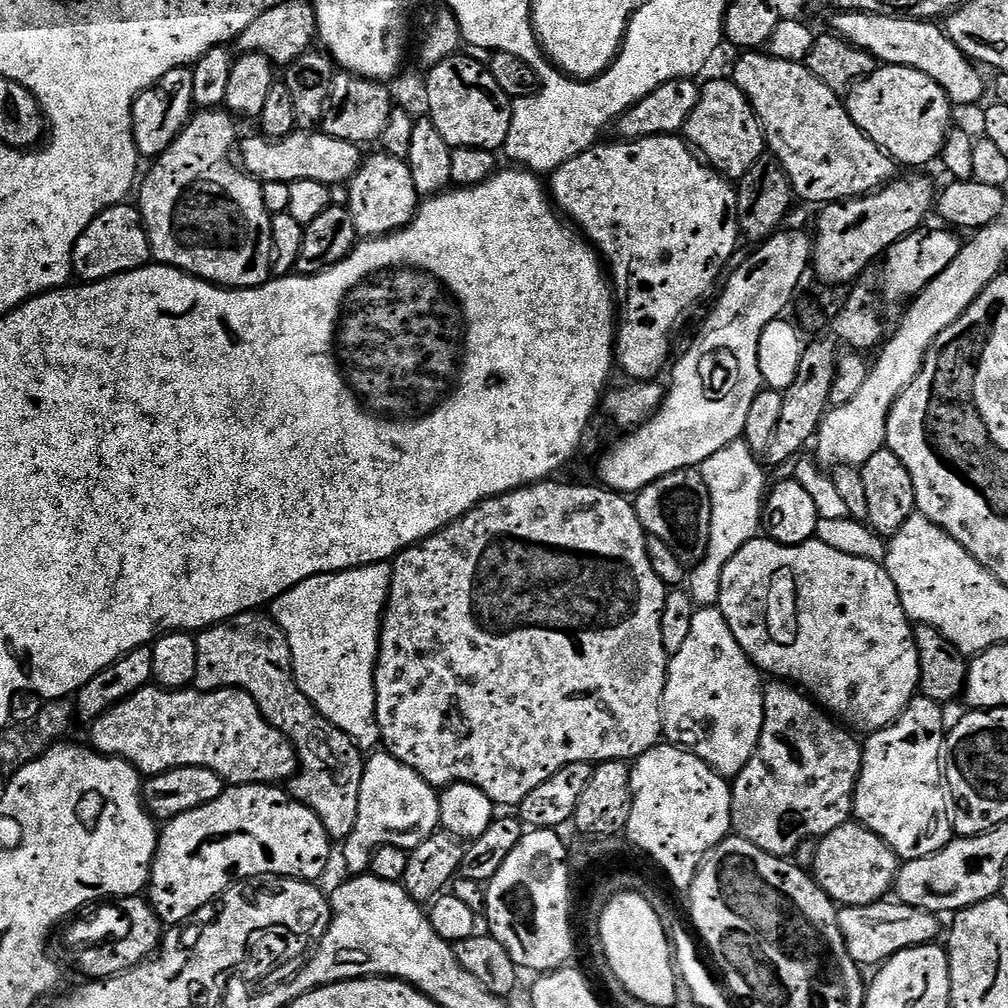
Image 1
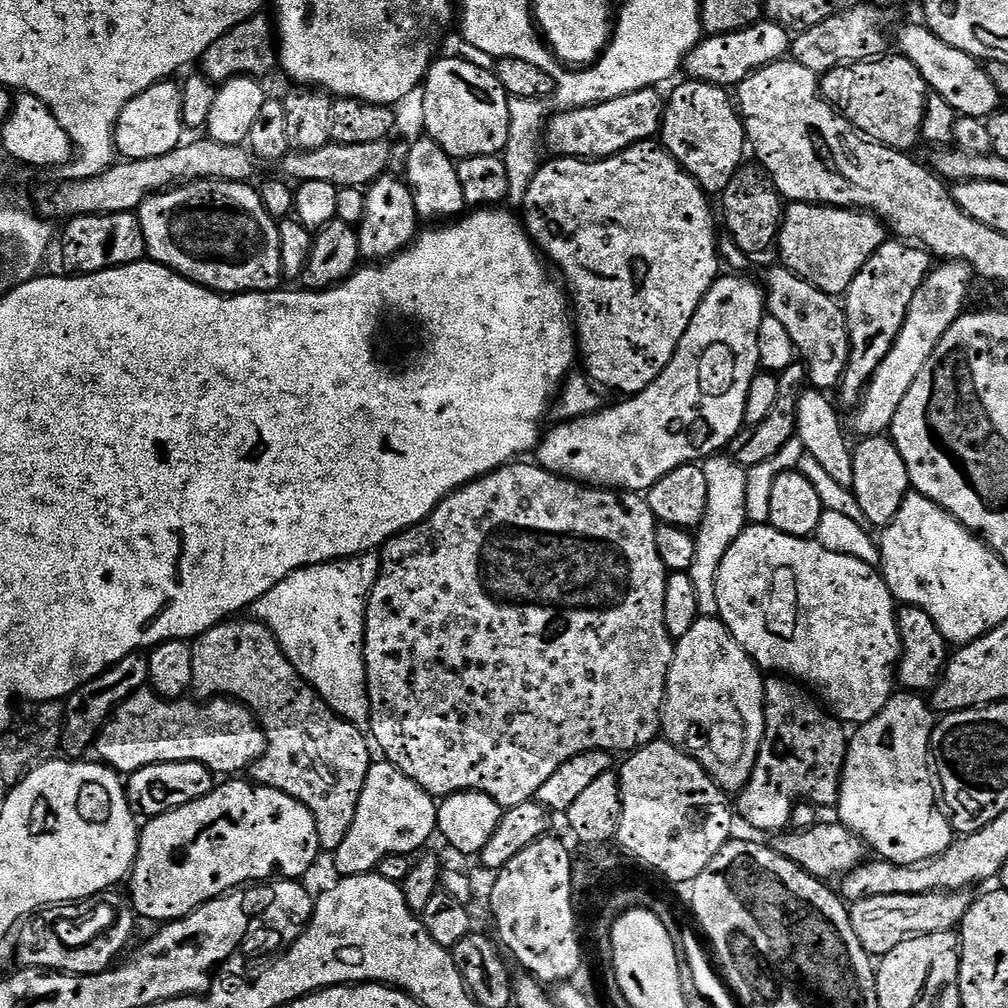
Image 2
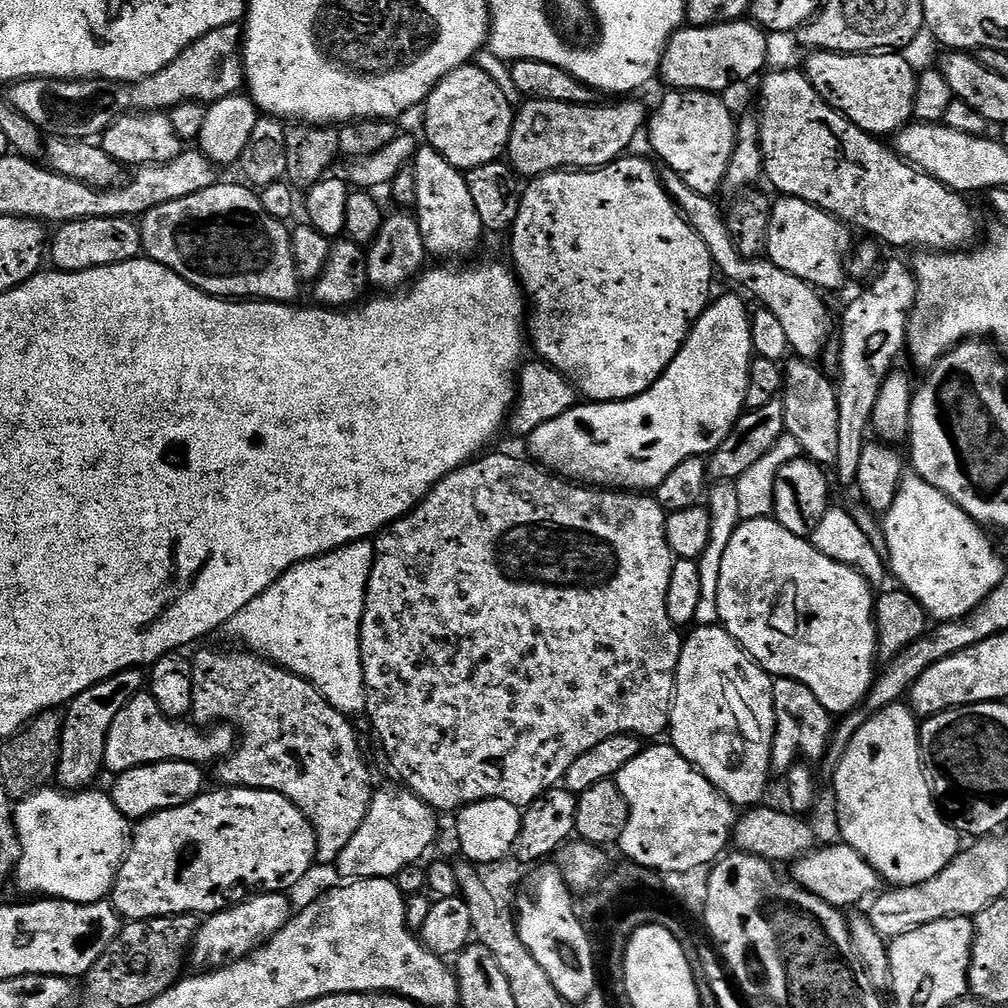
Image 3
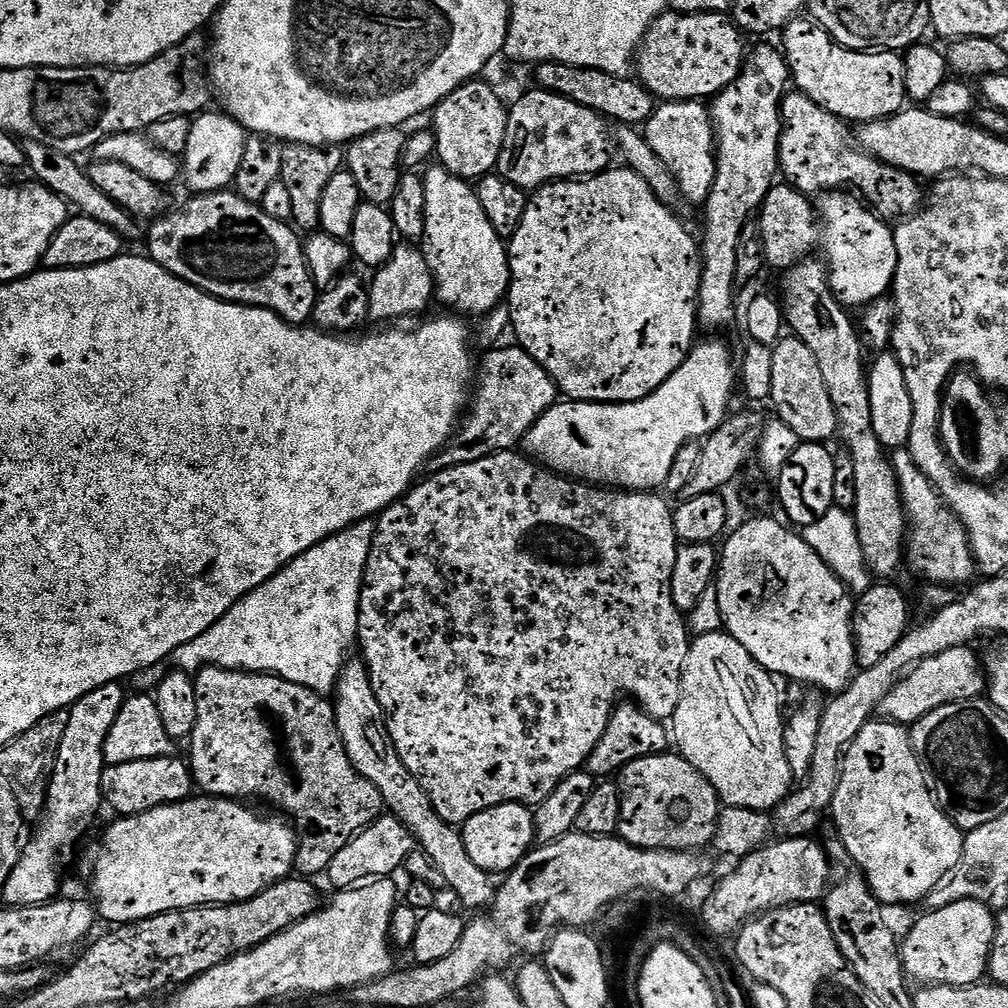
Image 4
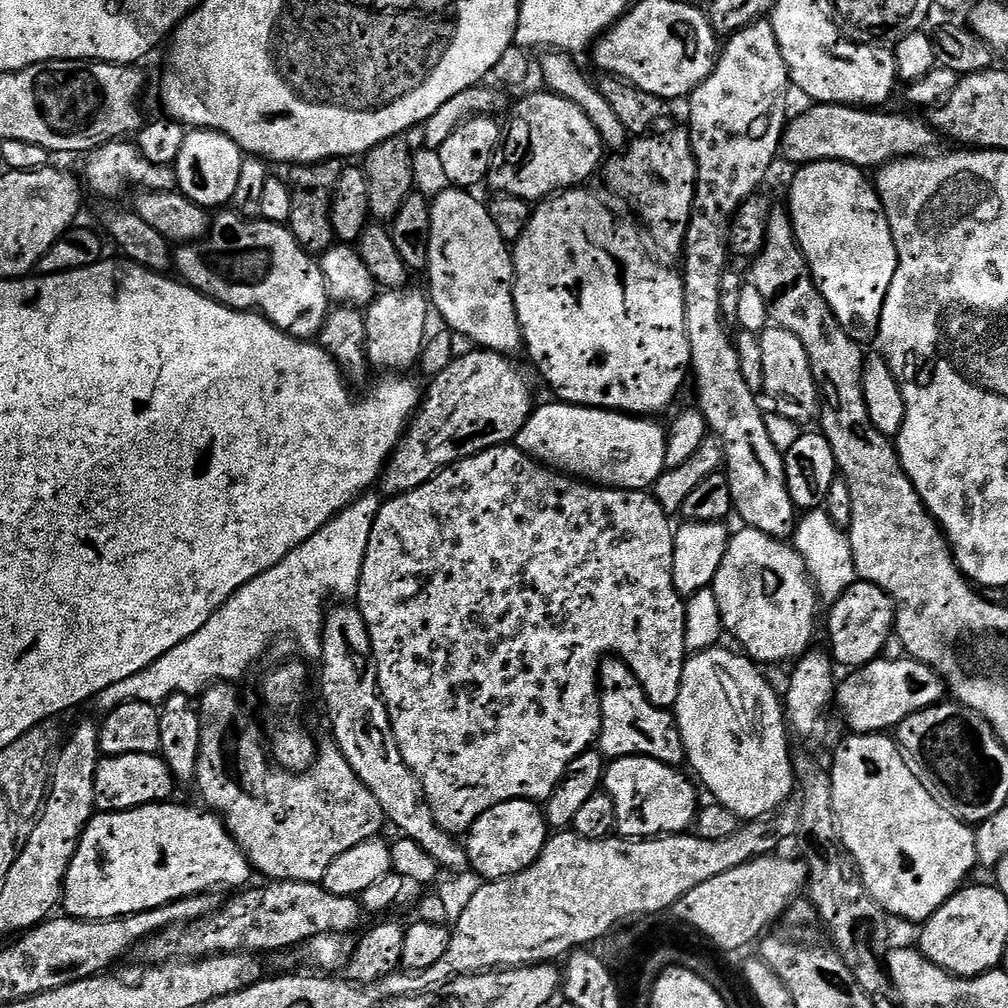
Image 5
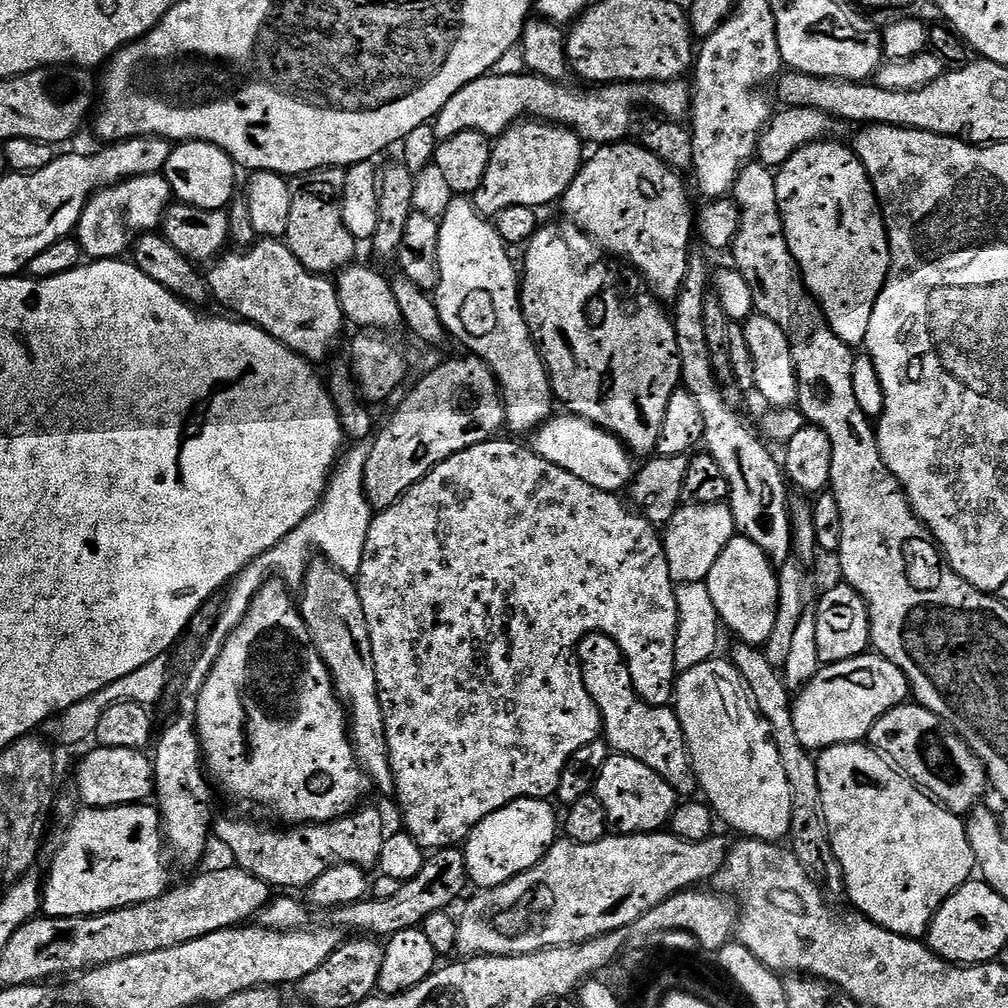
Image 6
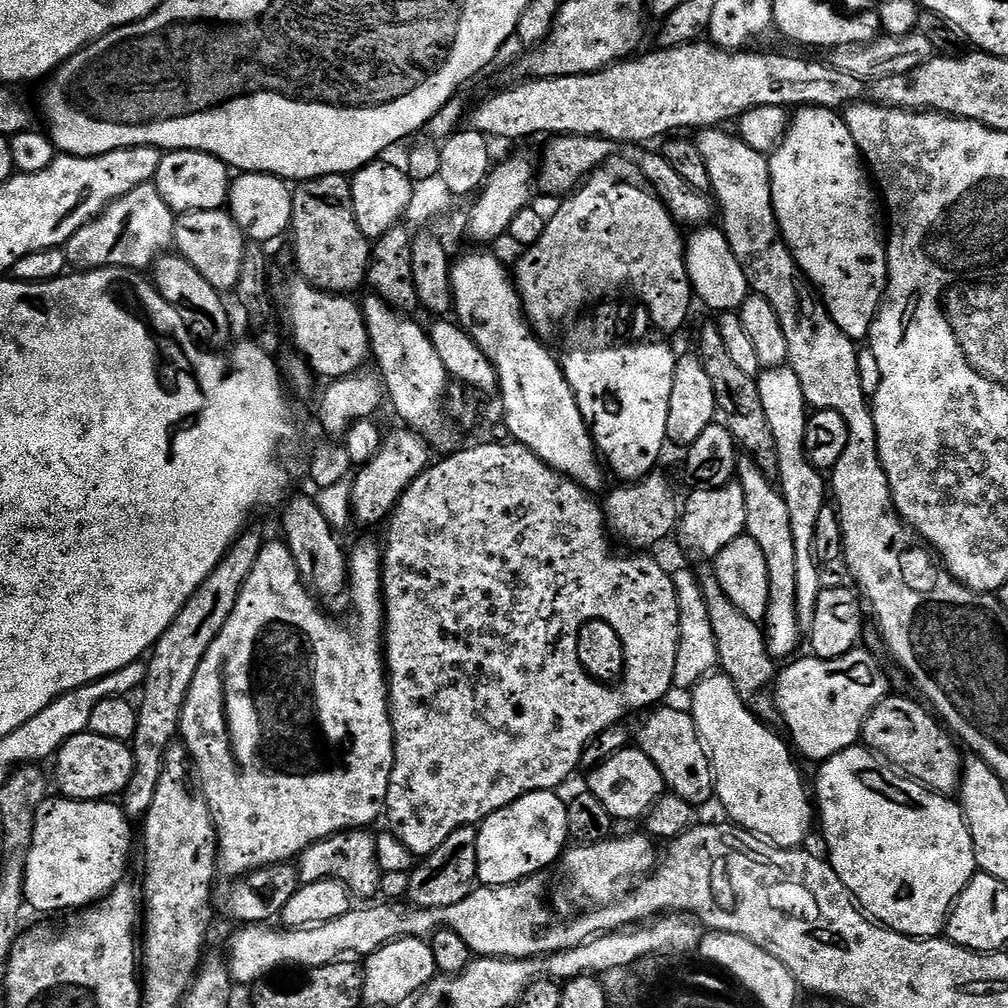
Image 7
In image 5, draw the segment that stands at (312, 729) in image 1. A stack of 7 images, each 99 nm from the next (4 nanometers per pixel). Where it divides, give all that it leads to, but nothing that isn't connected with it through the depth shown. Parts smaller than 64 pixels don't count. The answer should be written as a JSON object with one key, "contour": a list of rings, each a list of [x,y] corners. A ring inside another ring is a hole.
{"contour":[[[228,682],[218,684],[209,684],[208,689],[203,692],[198,700],[198,711],[200,713],[200,724],[202,726],[202,742],[198,750],[198,770],[194,781],[194,788],[200,791],[200,796],[204,799],[203,807],[207,811],[217,815],[228,827],[228,832],[236,839],[236,844],[244,852],[244,857],[248,863],[252,865],[257,873],[260,872],[269,881],[274,880],[293,880],[294,882],[310,882],[311,884],[319,884],[323,881],[326,870],[330,870],[330,866],[338,858],[342,858],[342,854],[346,854],[346,850],[354,850],[354,846],[362,846],[362,842],[377,839],[381,835],[380,831],[386,828],[384,811],[382,806],[378,806],[378,798],[374,798],[374,794],[370,794],[370,790],[361,782],[354,774],[354,770],[350,766],[350,762],[346,762],[346,758],[342,754],[342,750],[336,745],[335,740],[325,739],[325,744],[319,745],[316,759],[312,765],[305,771],[297,774],[291,770],[281,770],[279,767],[272,766],[268,769],[270,760],[269,753],[266,751],[266,744],[260,741],[260,728],[252,721],[252,716],[248,712],[244,712],[244,704],[240,701],[240,696],[235,692],[233,685]]]}

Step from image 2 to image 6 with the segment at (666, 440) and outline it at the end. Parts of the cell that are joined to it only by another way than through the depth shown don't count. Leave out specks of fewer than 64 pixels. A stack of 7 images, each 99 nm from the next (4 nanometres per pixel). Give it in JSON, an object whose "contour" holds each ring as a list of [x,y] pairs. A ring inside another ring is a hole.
{"contour":[[[571,414],[553,415],[545,424],[541,424],[530,436],[530,447],[546,462],[554,466],[562,466],[574,478],[582,478],[582,482],[590,482],[598,490],[623,493],[631,485],[634,475],[633,453],[612,432],[599,428],[581,416]]]}

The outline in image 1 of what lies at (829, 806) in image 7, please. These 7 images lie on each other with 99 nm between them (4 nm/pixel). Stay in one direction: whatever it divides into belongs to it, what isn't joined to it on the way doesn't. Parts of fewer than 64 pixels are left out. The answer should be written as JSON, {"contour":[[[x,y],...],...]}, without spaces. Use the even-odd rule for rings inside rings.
{"contour":[[[917,695],[893,724],[871,733],[862,744],[864,757],[852,797],[854,816],[886,841],[901,861],[926,858],[954,839],[950,804],[942,787],[944,712],[936,701]]]}

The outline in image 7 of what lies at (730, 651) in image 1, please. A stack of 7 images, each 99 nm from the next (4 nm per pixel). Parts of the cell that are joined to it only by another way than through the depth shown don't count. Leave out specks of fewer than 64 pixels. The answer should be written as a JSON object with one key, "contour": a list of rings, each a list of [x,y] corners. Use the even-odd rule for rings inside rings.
{"contour":[[[705,676],[691,689],[690,696],[696,733],[700,735],[712,764],[712,777],[716,783],[714,796],[728,811],[727,819],[777,848],[799,849],[812,824],[814,828],[814,804],[792,761],[789,745],[784,745],[769,725],[761,724],[728,676]]]}

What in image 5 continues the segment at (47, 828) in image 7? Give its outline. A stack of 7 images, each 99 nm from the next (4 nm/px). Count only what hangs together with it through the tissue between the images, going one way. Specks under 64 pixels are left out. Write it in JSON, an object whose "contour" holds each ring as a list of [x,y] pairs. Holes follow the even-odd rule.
{"contour":[[[161,802],[158,804],[147,804],[146,806],[142,806],[141,808],[132,808],[129,812],[102,812],[97,811],[95,815],[92,817],[92,821],[88,823],[86,826],[86,830],[82,834],[82,838],[78,842],[78,850],[74,854],[74,858],[70,862],[70,870],[66,874],[66,878],[64,879],[64,895],[62,897],[62,908],[67,915],[77,919],[77,920],[113,920],[114,918],[118,918],[119,916],[136,916],[140,912],[145,912],[146,910],[154,910],[155,908],[161,908],[162,906],[166,906],[170,902],[174,902],[175,900],[181,900],[182,898],[186,898],[187,896],[203,896],[205,894],[215,893],[215,888],[236,888],[232,890],[240,890],[245,887],[249,883],[247,882],[251,876],[254,876],[254,869],[251,864],[248,863],[246,857],[244,857],[244,852],[239,848],[236,844],[236,839],[231,836],[228,832],[228,827],[224,824],[224,821],[220,819],[219,816],[207,811],[201,810],[199,807],[196,808],[187,808],[184,804],[176,804],[177,802]]]}

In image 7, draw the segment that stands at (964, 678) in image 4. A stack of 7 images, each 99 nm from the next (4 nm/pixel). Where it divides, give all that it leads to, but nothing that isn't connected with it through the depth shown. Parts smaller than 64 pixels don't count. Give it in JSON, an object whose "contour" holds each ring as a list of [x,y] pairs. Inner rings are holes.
{"contour":[[[853,650],[833,660],[820,660],[817,656],[808,654],[805,655],[805,660],[793,659],[784,666],[789,668],[779,669],[774,681],[774,695],[780,718],[783,727],[788,727],[788,732],[792,735],[794,748],[796,743],[795,751],[800,751],[808,760],[823,762],[834,754],[853,747],[861,739],[868,715],[890,695],[888,676],[880,669],[879,662],[870,653],[860,651]]]}

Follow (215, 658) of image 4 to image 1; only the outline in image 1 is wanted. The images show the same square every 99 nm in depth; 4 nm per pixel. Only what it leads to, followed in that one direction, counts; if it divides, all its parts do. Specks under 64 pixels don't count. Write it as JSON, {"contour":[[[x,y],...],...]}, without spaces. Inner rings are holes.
{"contour":[[[391,563],[367,564],[361,568],[348,568],[345,572],[323,572],[317,576],[306,578],[306,582],[298,582],[298,586],[286,590],[286,594],[282,594],[277,600],[273,600],[270,605],[272,619],[276,621],[290,642],[292,672],[296,676],[296,684],[302,690],[302,694],[306,694],[308,701],[320,711],[320,714],[325,716],[334,726],[338,726],[338,730],[345,732],[362,750],[375,749],[381,743],[380,727],[376,721],[376,659],[380,653],[380,625],[384,618],[384,608],[388,605],[391,585]]]}

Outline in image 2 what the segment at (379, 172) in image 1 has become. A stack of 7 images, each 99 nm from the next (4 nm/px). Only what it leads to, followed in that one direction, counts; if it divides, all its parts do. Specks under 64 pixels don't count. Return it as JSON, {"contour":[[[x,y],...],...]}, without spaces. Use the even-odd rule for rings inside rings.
{"contour":[[[385,174],[369,184],[366,198],[366,214],[360,220],[360,254],[365,261],[383,262],[400,255],[415,241],[422,228],[422,221],[414,206],[412,189],[401,177]]]}

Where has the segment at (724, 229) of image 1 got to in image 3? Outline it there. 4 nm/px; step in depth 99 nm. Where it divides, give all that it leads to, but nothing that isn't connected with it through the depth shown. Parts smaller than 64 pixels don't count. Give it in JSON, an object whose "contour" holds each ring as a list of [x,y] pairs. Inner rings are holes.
{"contour":[[[625,155],[605,168],[591,170],[561,170],[537,176],[532,184],[523,189],[520,197],[520,213],[510,229],[512,236],[512,260],[523,295],[530,305],[526,316],[526,332],[530,344],[536,347],[539,359],[555,368],[572,384],[585,401],[611,404],[614,400],[629,400],[646,389],[670,366],[673,358],[680,353],[680,347],[687,340],[695,320],[703,314],[710,303],[708,291],[712,288],[714,265],[706,242],[694,234],[690,222],[676,209],[676,203],[666,194],[660,181],[657,165],[643,160],[640,156]]]}

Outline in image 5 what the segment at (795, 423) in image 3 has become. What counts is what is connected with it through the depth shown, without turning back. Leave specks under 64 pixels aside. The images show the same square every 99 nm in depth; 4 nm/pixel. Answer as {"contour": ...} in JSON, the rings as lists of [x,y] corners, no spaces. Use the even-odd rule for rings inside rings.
{"contour":[[[769,326],[759,333],[762,350],[762,378],[764,379],[763,395],[768,396],[771,411],[788,418],[799,426],[807,420],[815,421],[822,397],[816,386],[816,379],[808,361],[802,342],[798,342],[798,334],[790,334],[790,330]]]}

